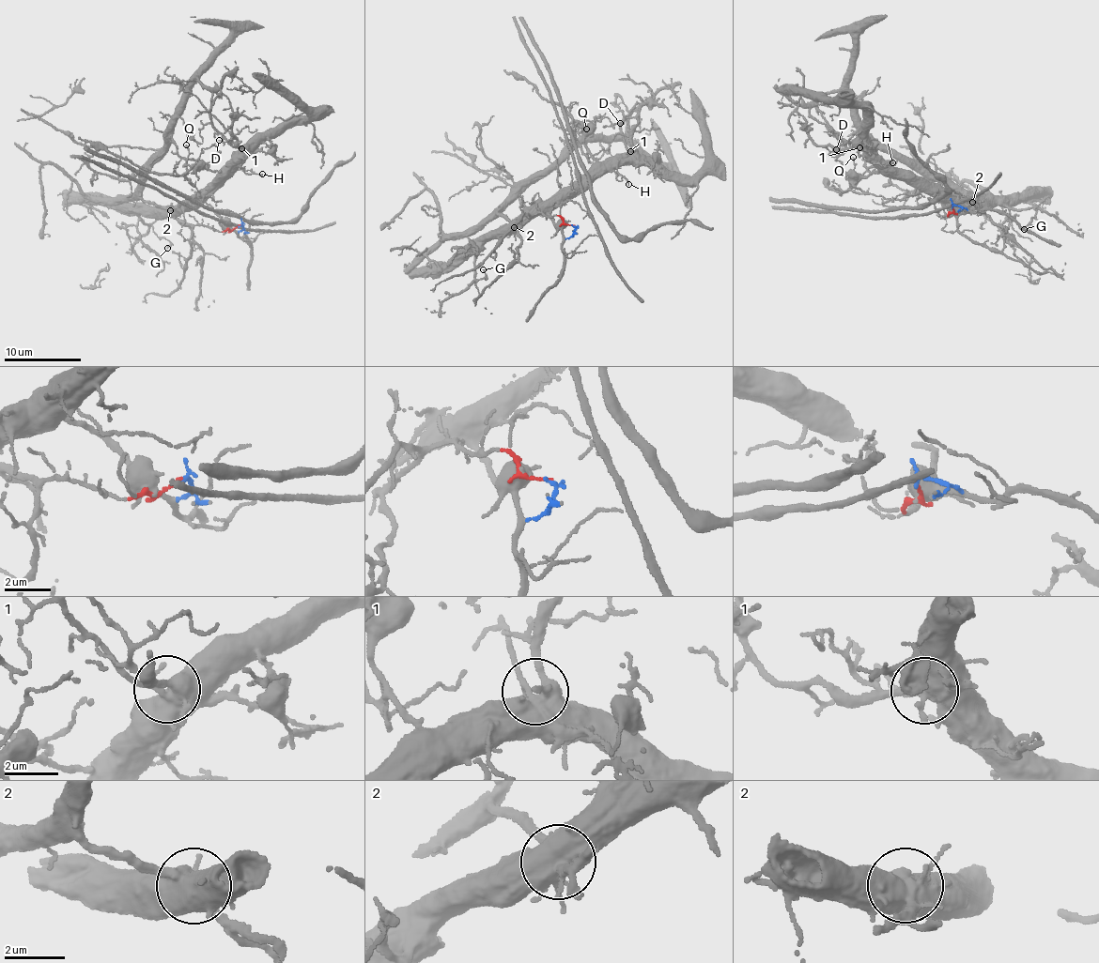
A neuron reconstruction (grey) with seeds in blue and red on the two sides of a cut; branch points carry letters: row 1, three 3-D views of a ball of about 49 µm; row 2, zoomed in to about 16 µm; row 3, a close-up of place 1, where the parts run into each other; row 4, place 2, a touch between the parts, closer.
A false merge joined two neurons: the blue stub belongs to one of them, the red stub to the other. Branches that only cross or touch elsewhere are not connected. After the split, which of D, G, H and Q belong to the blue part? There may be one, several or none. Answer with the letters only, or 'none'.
D, G, H, Q

